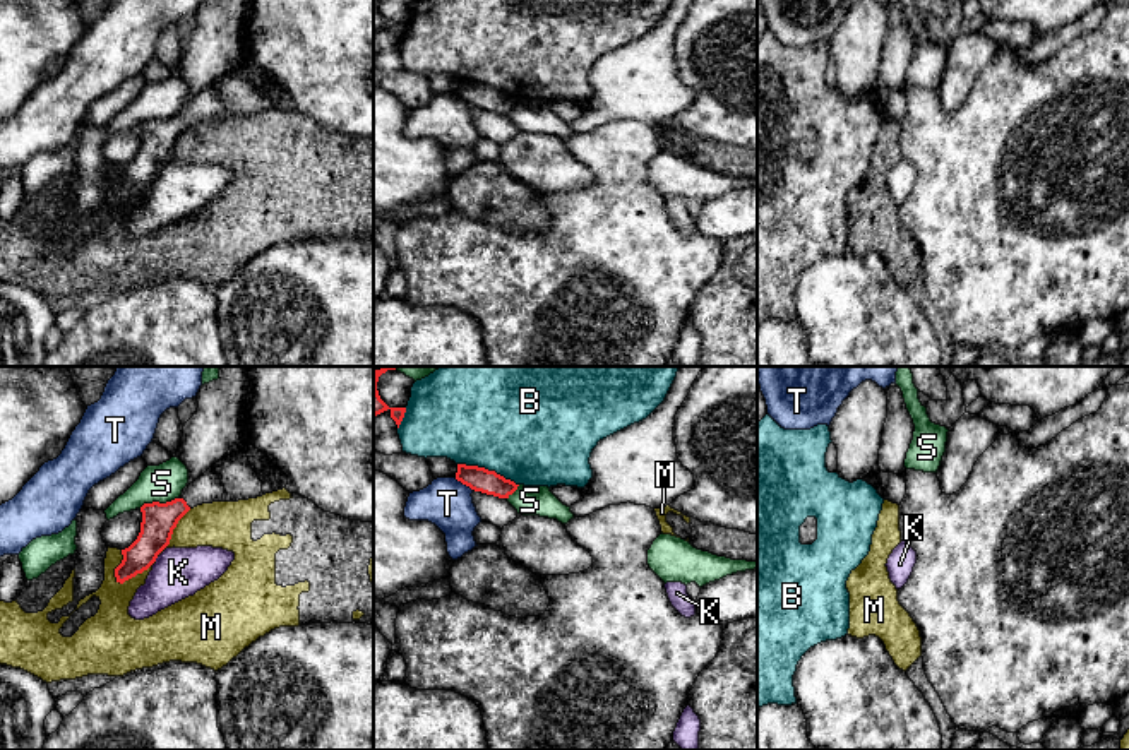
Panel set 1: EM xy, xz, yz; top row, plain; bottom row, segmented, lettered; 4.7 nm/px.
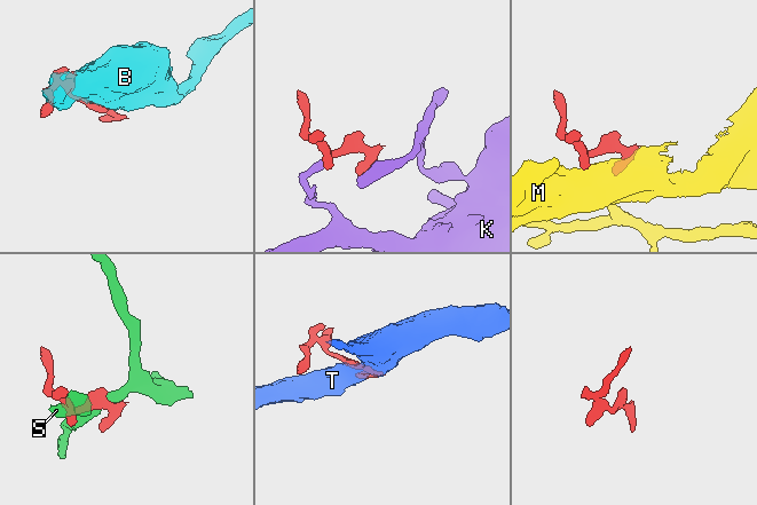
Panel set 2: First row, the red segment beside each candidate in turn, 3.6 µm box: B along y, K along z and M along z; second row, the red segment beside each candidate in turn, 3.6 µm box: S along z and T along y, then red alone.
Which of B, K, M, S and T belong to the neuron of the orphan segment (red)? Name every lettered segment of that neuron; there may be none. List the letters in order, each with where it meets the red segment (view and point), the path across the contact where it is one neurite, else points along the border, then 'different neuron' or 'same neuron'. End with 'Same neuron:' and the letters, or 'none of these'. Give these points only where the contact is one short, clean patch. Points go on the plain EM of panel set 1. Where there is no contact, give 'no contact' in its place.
B: contact xz (487, 86); different neuron
K: contact xy (156, 173); border xy (158, 173), (155, 177); different neuron
M: contact xy (134, 192); different neuron
S: contact xy (158, 119); different neuron
T: contact xz (463, 100); border xz (454, 95), (471, 107); different neuron
Same neuron: none of these

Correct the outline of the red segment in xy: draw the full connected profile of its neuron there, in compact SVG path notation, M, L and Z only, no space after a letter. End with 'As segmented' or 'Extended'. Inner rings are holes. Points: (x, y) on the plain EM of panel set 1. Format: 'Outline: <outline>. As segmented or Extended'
Outline: M212 82L188 101L182 115L166 120L144 120L140 123L140 149L128 164L122 166L123 176L115 185L116 199L123 200L147 187L170 161L178 137L197 122L221 118L223 110L224 103Z. Extended

